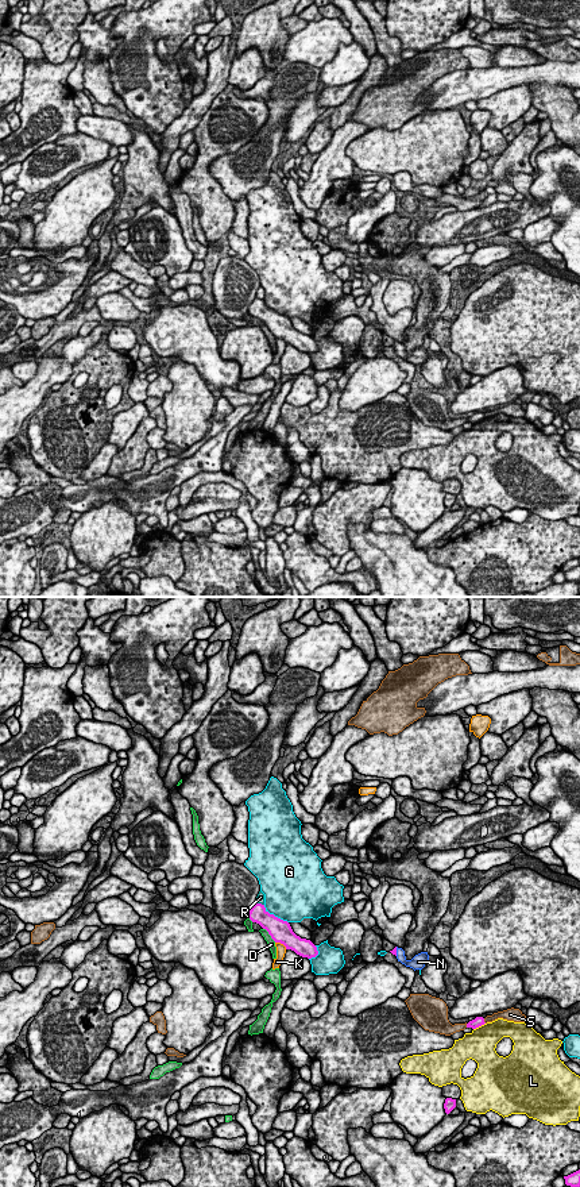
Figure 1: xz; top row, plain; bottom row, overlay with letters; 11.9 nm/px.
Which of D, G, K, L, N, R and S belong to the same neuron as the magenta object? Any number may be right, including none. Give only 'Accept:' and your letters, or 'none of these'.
Accept: N

